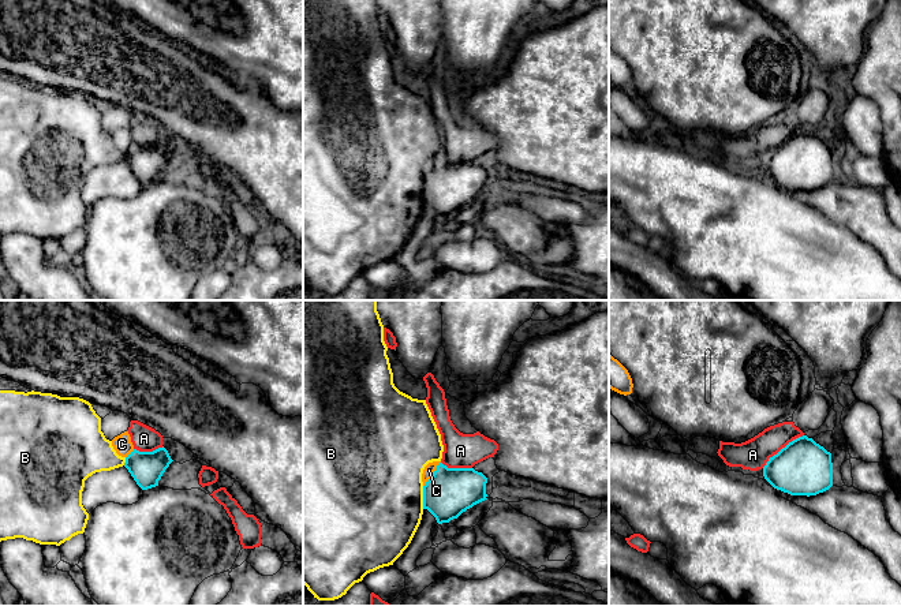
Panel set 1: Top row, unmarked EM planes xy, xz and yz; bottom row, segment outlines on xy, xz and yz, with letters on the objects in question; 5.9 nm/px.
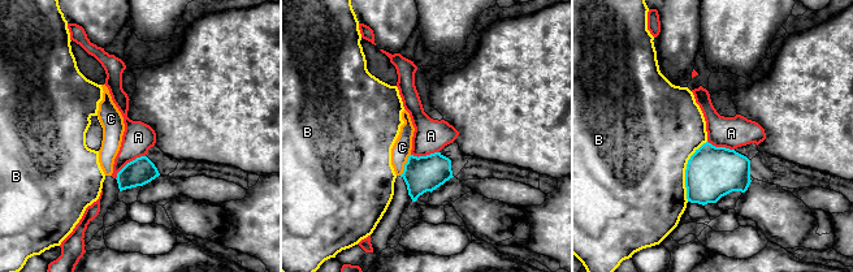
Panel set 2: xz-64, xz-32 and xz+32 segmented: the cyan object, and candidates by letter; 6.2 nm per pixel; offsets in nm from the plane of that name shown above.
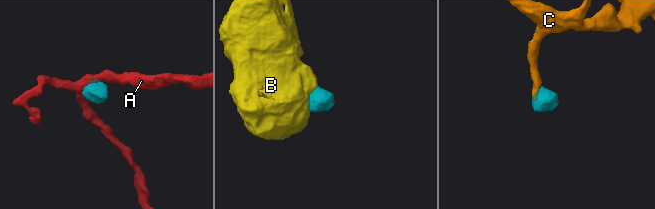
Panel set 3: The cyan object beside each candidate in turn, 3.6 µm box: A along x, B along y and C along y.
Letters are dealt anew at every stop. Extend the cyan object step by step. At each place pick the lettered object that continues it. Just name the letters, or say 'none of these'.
none of these

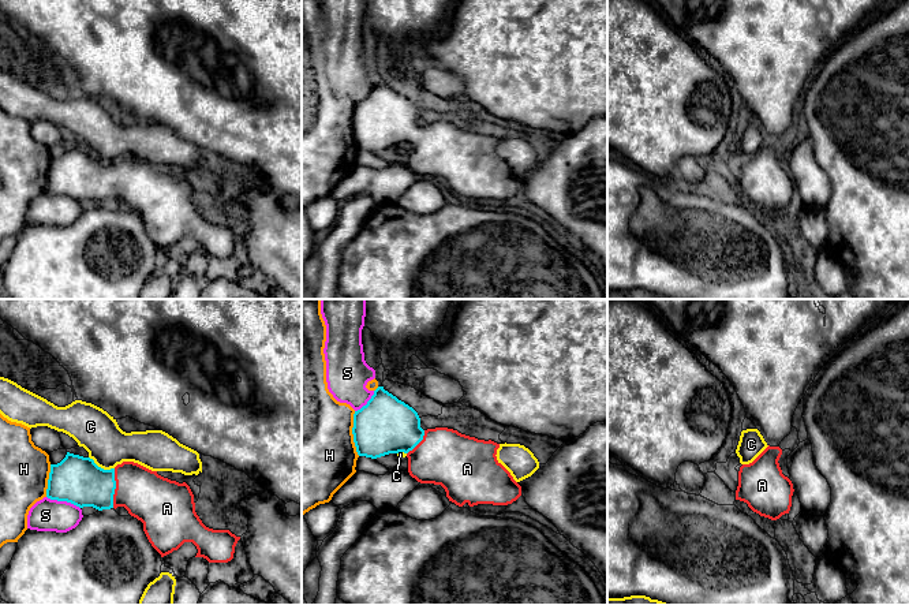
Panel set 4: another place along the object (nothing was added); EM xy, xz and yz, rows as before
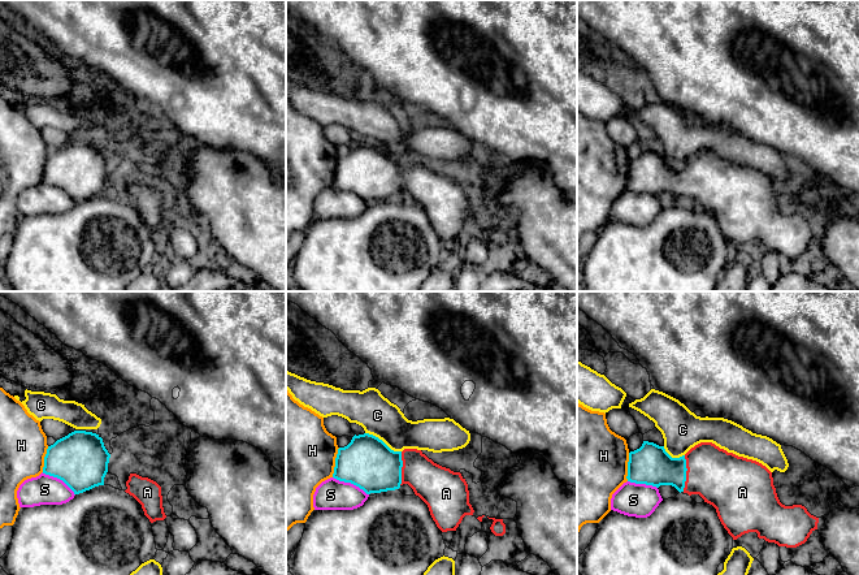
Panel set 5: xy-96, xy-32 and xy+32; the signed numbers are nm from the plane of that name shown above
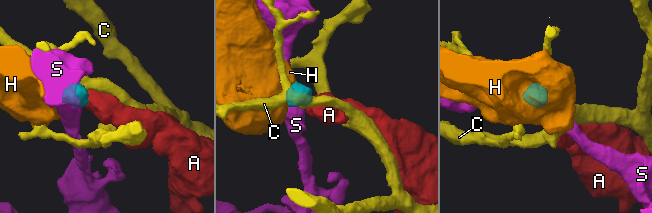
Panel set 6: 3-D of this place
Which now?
A

